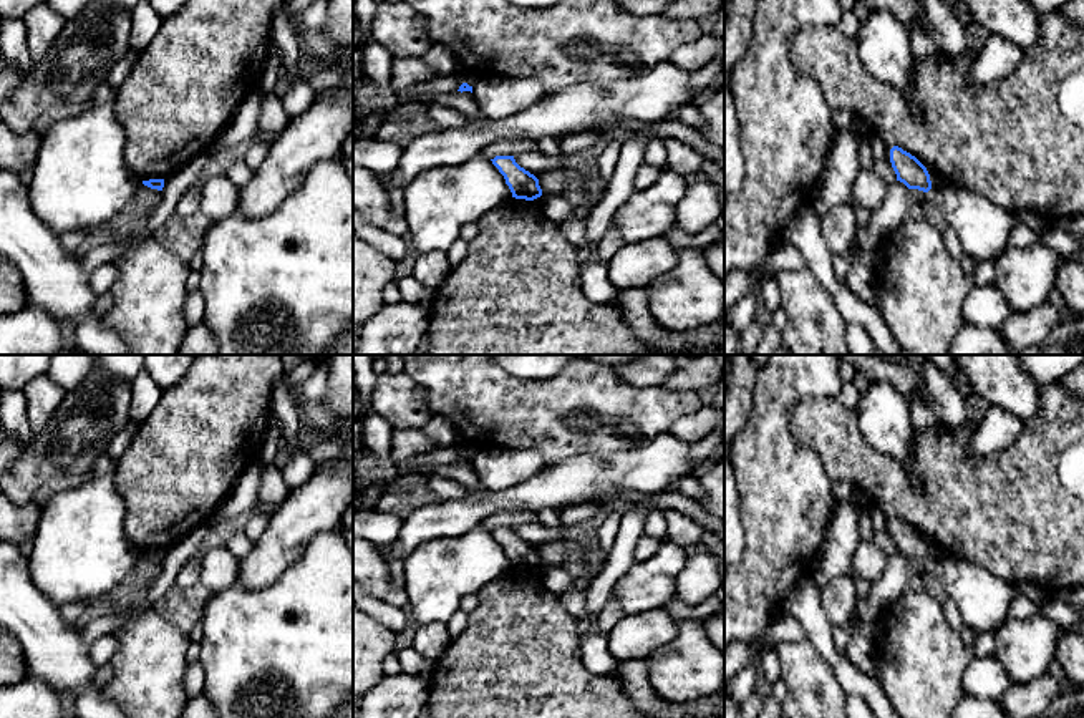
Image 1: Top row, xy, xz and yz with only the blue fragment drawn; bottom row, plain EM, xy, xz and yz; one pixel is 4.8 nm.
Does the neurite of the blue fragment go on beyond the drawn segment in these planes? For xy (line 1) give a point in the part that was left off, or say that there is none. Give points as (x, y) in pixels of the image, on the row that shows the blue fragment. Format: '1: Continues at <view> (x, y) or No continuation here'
1: No continuation here

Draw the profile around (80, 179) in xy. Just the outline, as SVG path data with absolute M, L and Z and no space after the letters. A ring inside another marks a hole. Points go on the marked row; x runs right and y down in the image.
M103 81L85 113L43 133L28 187L35 214L56 235L101 227L134 199L139 181L124 161L116 96Z

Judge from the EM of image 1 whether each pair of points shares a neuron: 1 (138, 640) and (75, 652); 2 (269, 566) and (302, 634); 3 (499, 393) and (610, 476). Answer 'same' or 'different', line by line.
1: different
2: different
3: different

